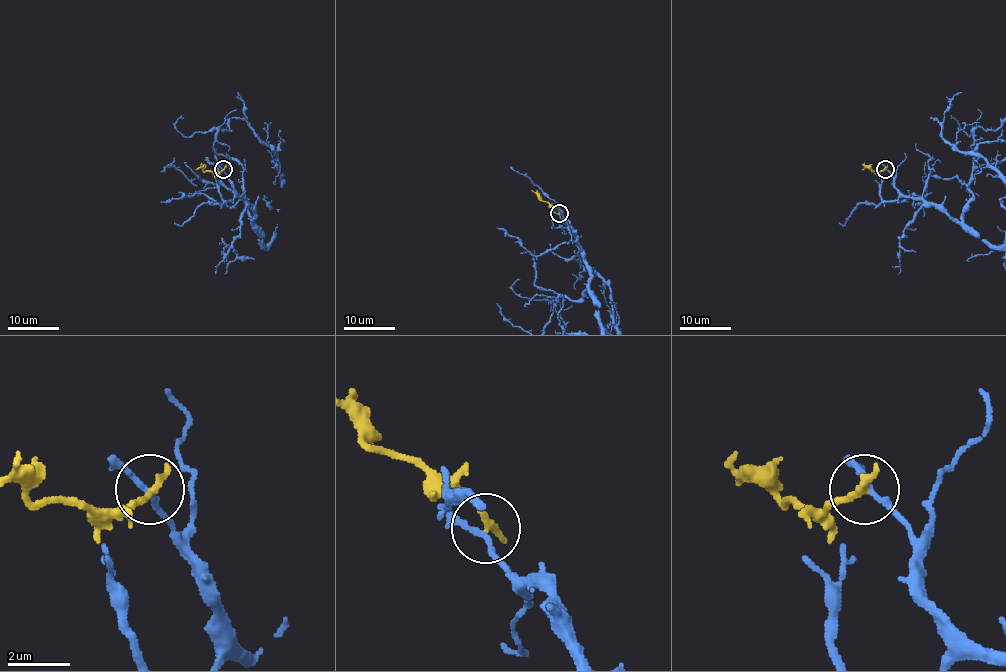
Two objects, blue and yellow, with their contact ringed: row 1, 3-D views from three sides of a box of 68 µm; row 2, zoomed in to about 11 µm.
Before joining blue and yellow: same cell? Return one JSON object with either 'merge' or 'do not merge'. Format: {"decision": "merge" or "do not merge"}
{"decision": "do not merge"}

